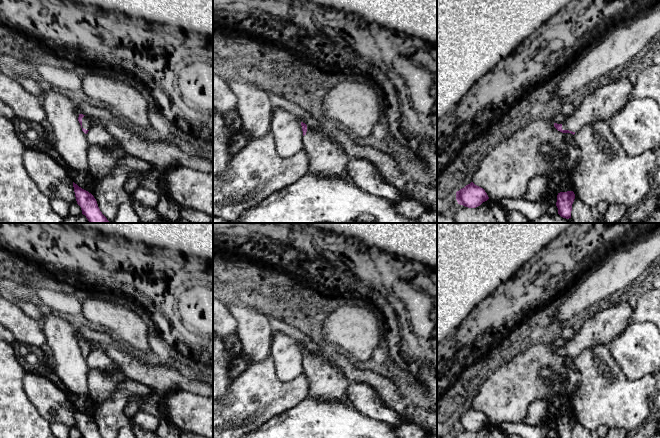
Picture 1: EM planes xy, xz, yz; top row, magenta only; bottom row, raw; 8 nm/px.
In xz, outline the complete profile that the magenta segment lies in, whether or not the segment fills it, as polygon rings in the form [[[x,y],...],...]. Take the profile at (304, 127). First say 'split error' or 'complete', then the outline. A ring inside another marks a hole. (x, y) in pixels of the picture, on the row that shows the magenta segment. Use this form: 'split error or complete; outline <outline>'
split error; outline [[[301,122],[303,150],[308,155],[309,173],[324,177],[337,176],[351,180],[348,173],[350,157],[344,148],[322,133]]]

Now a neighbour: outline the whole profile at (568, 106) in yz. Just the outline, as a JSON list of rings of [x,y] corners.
[[[565,100],[561,104],[561,114],[565,117],[570,116],[576,109],[577,103],[573,100]]]

